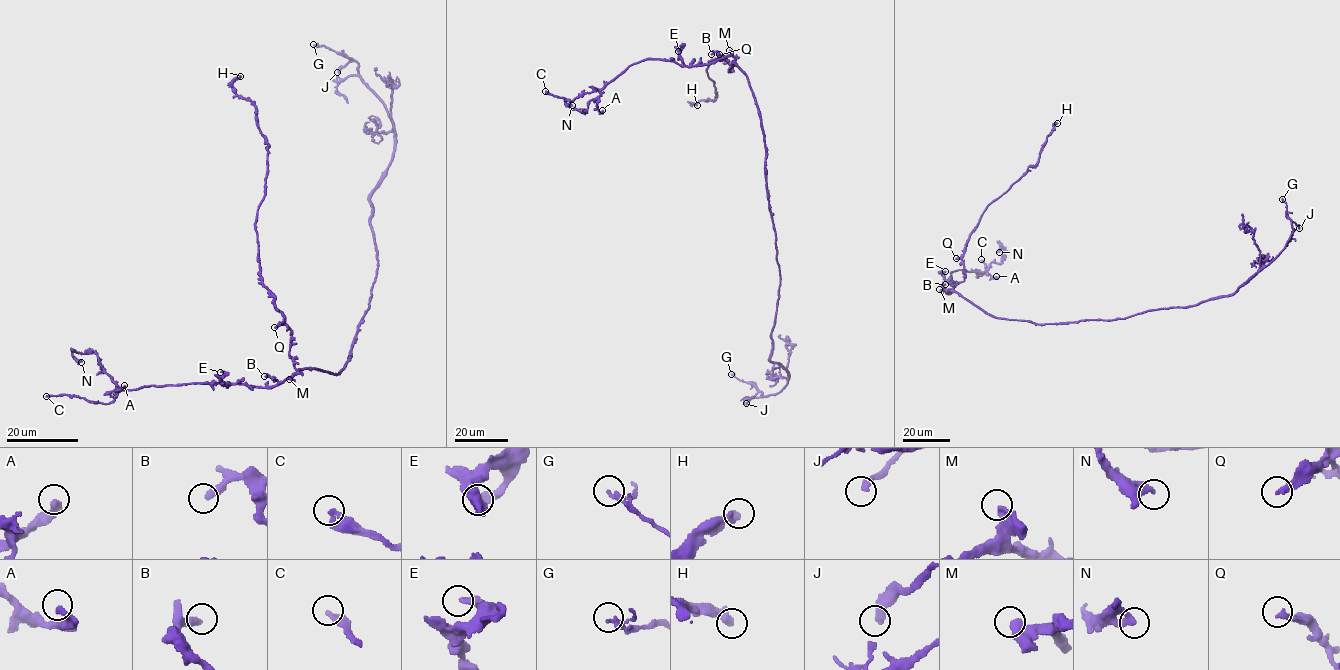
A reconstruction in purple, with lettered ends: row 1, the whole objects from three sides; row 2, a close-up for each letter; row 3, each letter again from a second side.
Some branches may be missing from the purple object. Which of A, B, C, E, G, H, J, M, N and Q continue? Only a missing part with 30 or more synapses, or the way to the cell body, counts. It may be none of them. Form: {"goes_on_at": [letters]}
{"goes_on_at": ["C", "J"]}

